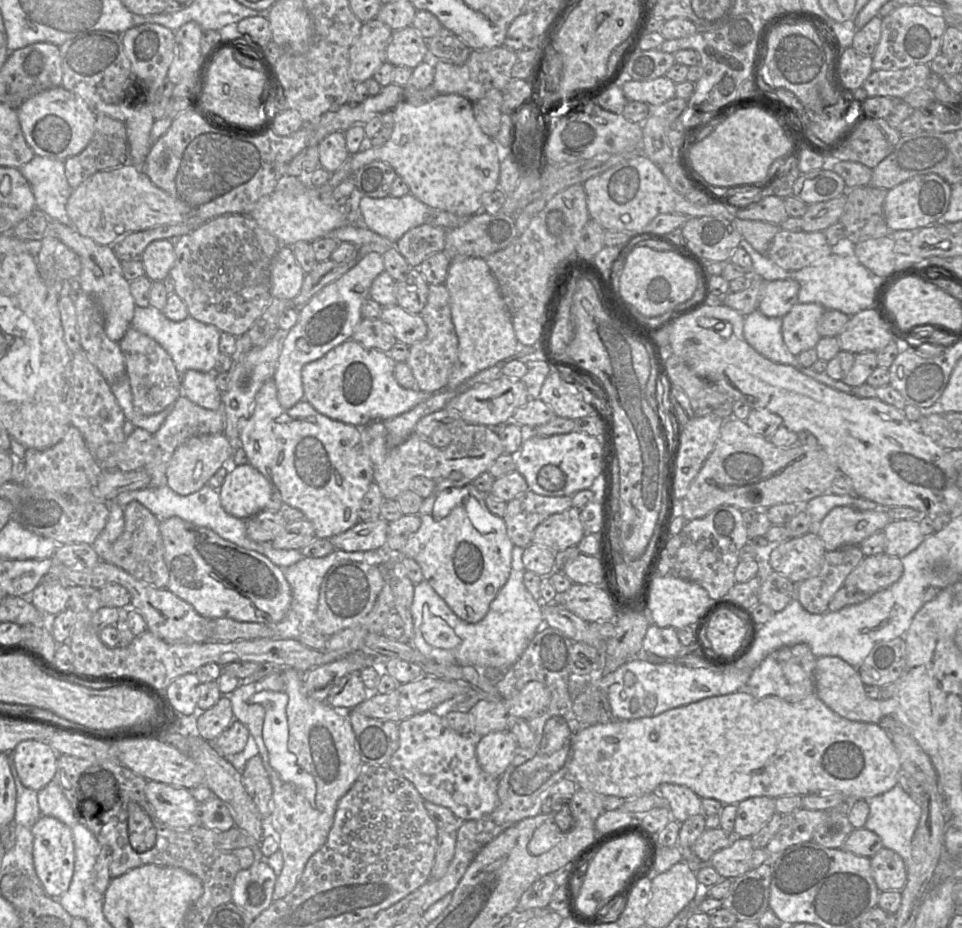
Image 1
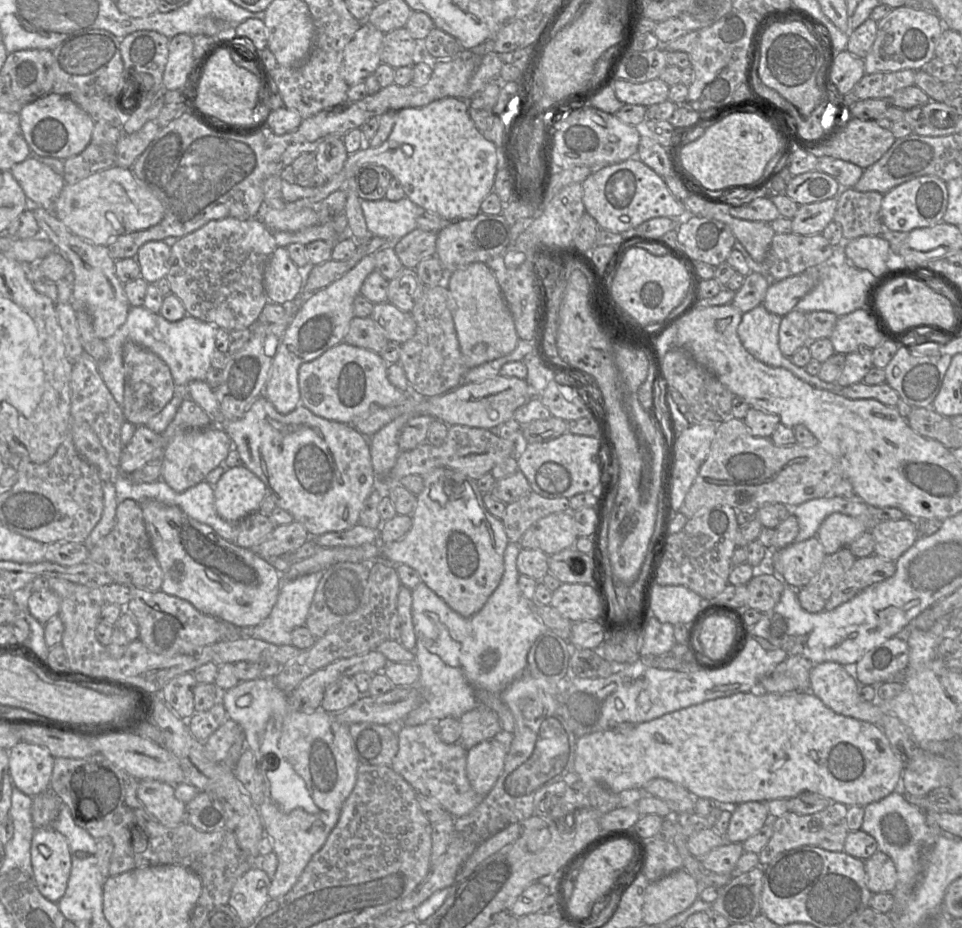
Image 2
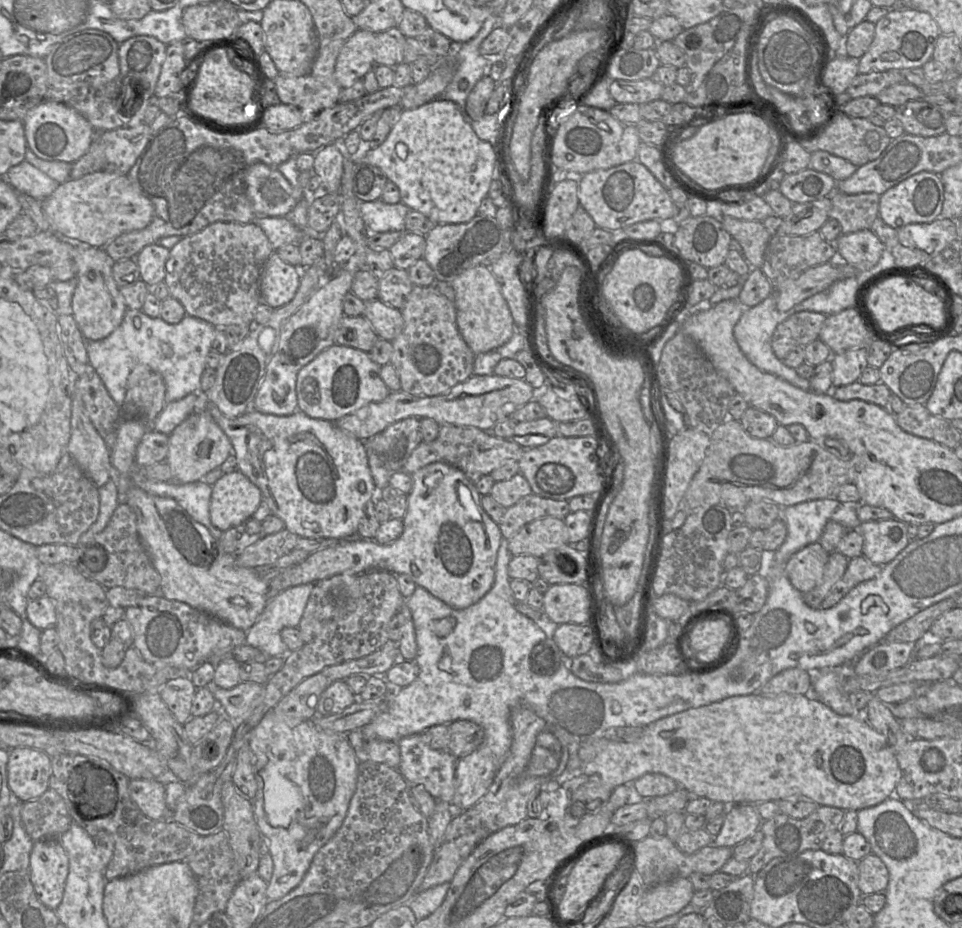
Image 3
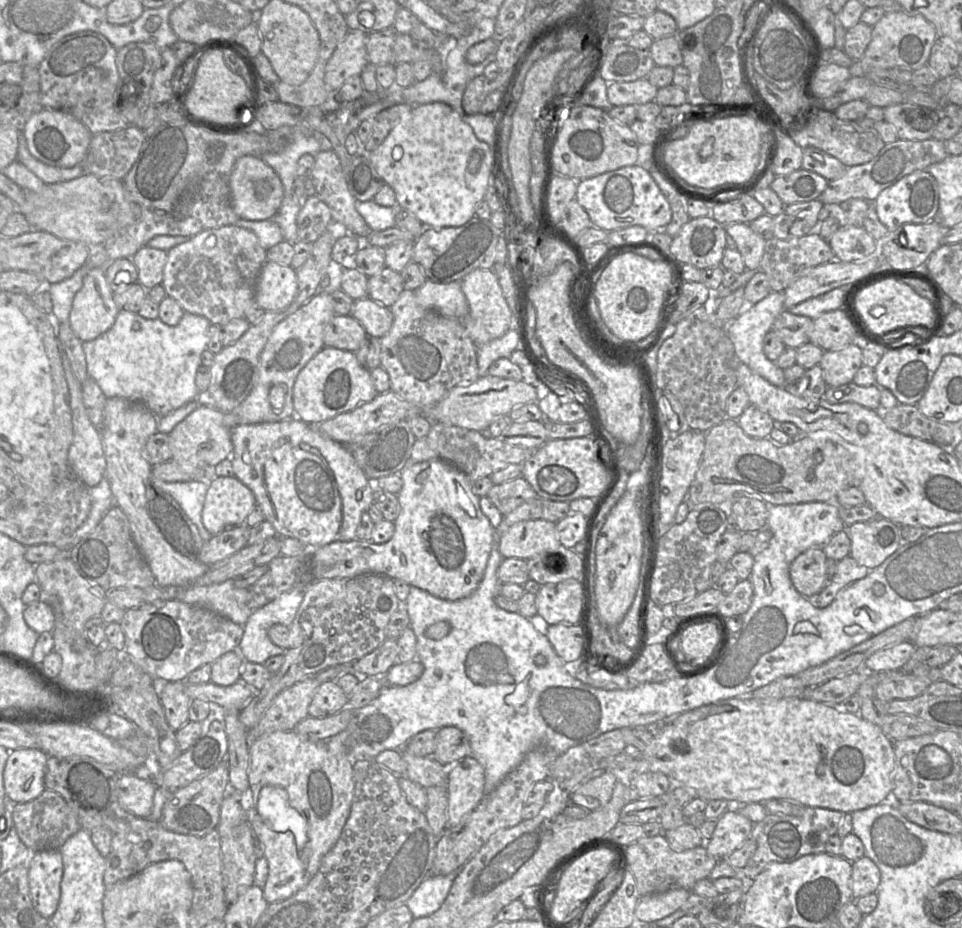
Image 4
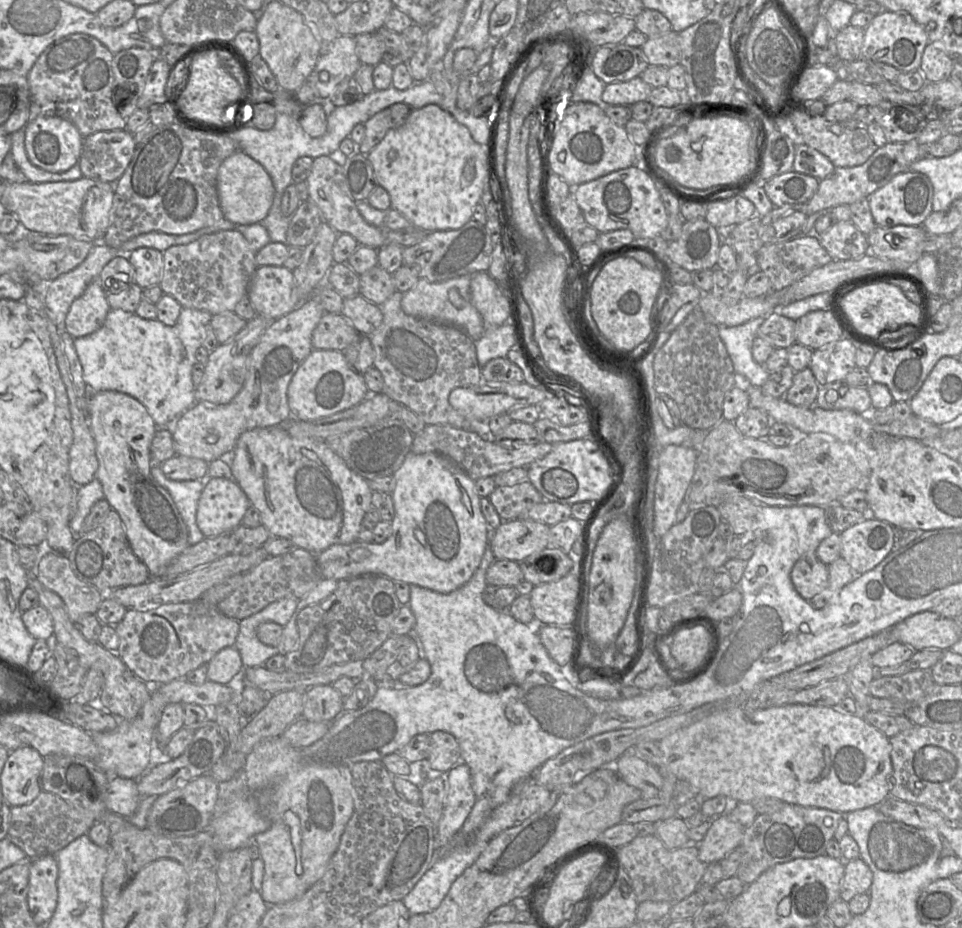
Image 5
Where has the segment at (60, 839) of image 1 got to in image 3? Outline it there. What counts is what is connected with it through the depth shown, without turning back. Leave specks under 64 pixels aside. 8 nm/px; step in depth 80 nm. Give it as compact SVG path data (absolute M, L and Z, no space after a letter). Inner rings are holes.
M58 839L34 842L29 875L39 901L55 911L62 901L69 859Z

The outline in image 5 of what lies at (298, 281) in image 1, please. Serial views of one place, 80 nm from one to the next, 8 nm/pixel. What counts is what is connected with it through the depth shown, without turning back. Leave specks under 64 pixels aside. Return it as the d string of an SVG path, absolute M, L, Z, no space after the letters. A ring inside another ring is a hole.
M264 265L257 267L249 287L247 296L256 315L261 315L272 321L300 308L311 296L303 296L298 291L292 271L284 266Z

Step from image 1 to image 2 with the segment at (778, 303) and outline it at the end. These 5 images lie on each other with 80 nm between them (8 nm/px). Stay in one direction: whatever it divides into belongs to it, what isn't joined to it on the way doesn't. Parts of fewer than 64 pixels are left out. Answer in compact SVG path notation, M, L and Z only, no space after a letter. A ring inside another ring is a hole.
M809 267L800 274L771 281L762 305L768 312L783 317L814 288L818 278L819 267Z

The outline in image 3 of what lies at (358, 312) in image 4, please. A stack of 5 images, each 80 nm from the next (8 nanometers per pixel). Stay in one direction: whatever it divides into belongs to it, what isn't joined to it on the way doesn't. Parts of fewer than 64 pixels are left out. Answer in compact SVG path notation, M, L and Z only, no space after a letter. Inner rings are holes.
M375 299L365 301L363 315L380 339L392 341L402 331L404 320L400 310Z

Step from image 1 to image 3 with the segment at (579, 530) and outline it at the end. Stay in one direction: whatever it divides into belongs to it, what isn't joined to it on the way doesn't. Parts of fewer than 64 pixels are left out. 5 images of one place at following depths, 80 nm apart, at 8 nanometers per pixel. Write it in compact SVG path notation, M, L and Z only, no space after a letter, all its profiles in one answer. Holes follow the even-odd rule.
M546 516L524 525L508 540L508 550L512 556L529 554L541 557L564 544L568 544L564 519Z

